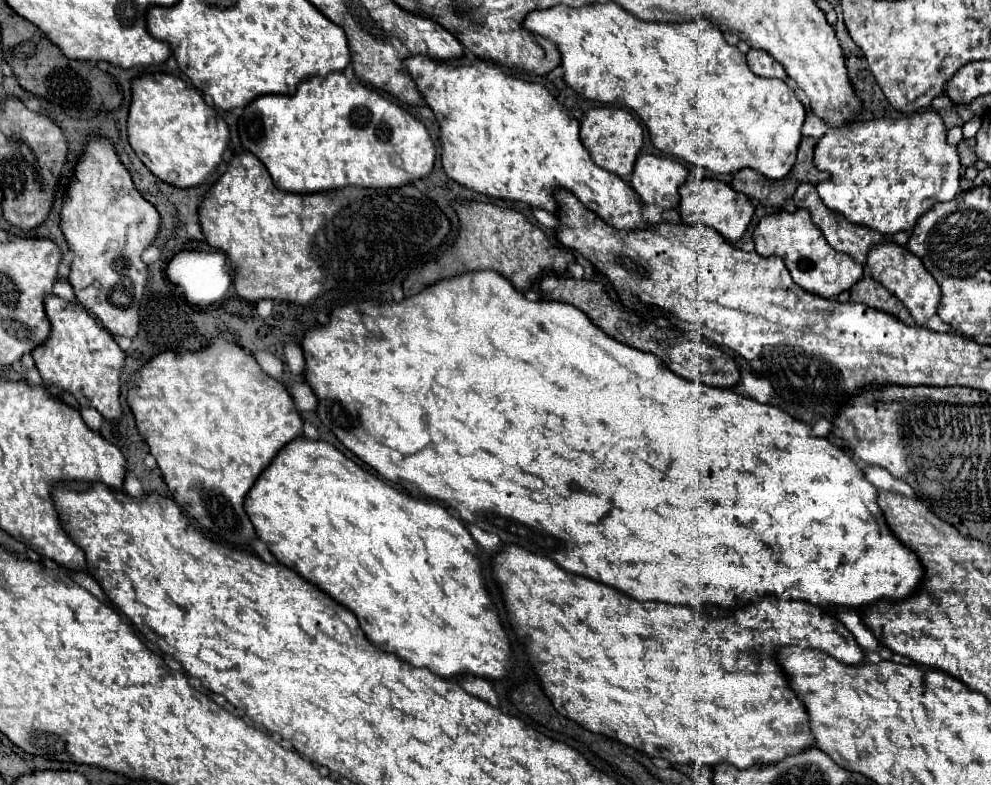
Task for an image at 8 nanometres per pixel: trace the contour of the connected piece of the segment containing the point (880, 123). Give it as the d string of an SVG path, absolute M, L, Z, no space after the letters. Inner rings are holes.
M921 112L903 118L879 118L855 122L841 130L827 130L815 146L815 166L827 170L829 180L817 184L817 192L825 206L845 216L849 222L877 230L891 236L895 232L909 232L917 220L929 212L937 202L953 200L959 192L959 156L957 148L947 144L947 128L937 112Z

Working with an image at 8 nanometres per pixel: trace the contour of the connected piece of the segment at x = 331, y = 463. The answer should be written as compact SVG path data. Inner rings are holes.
M301 436L299 440L293 440L287 446L283 446L283 450L279 450L279 454L273 458L273 462L263 470L263 474L251 486L251 490L247 492L247 500L245 500L245 512L251 518L257 536L267 544L271 554L281 564L285 564L287 568L293 568L297 574L301 574L303 578L313 582L317 588L321 588L325 594L329 594L333 600L337 600L339 604L349 608L357 616L365 636L379 650L393 652L401 660L405 660L413 666L419 666L419 668L429 668L431 672L435 672L443 678L445 676L455 678L457 674L475 674L475 676L485 676L489 680L495 680L495 678L503 678L509 672L509 668L511 668L511 646L509 646L505 628L501 626L499 616L493 610L491 598L485 590L481 566L479 566L477 544L471 538L471 534L467 532L465 524L461 520L453 518L441 504L431 502L431 500L423 500L423 498L413 498L409 494L393 488L381 476L361 468L359 464L349 460L341 450L333 448L329 442L307 440L305 436Z

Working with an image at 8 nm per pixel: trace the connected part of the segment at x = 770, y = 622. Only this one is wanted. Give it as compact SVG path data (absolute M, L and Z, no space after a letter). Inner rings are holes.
M503 544L501 550L493 556L493 578L501 590L509 624L515 630L515 634L519 636L521 644L525 646L525 652L527 652L529 662L541 682L541 688L543 688L545 696L551 700L551 704L555 706L555 710L595 734L615 738L631 748L637 748L637 750L649 754L649 756L665 758L671 764L695 763L713 766L717 762L729 762L737 768L749 768L751 764L777 762L789 754L795 754L795 752L805 750L807 746L813 746L807 712L805 712L803 704L797 700L797 696L791 692L791 688L785 680L785 674L781 674L779 664L775 662L775 648L785 646L785 644L797 644L801 648L823 650L847 664L863 662L863 650L855 642L853 634L837 618L833 618L827 610L819 610L819 606L811 606L811 602L799 602L799 600L787 602L787 600L779 600L771 594L765 594L763 598L757 598L755 602L747 604L743 616L731 616L721 608L709 608L709 606L673 606L673 604L661 604L661 602L637 602L633 598L627 598L627 594L623 594L615 588L609 588L607 584L565 572L551 558L543 558L543 556L533 554L515 544Z

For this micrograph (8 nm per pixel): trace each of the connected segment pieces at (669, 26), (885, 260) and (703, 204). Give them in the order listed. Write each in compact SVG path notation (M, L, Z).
M609 2L583 8L559 4L547 10L535 10L525 18L525 28L559 46L565 82L575 92L597 102L621 104L633 110L647 126L653 146L665 154L689 160L715 174L735 174L741 168L753 168L769 180L779 180L793 168L805 120L801 100L783 80L753 74L745 62L745 54L737 46L729 46L711 22L703 18L687 22L643 22L619 4Z
M893 242L873 246L867 256L867 270L871 278L875 278L879 284L891 290L891 294L895 294L905 304L905 308L915 318L917 326L927 326L927 320L937 314L937 308L941 302L941 288L935 282L935 278L925 270L923 262L907 248Z
M689 176L685 184L679 188L679 194L681 194L679 214L681 214L683 223L693 225L693 222L703 222L703 224L715 228L723 238L727 238L731 242L737 242L743 236L743 232L747 230L747 226L753 218L753 212L755 212L751 200L745 194L739 194L725 182L713 180L713 178L697 180Z

